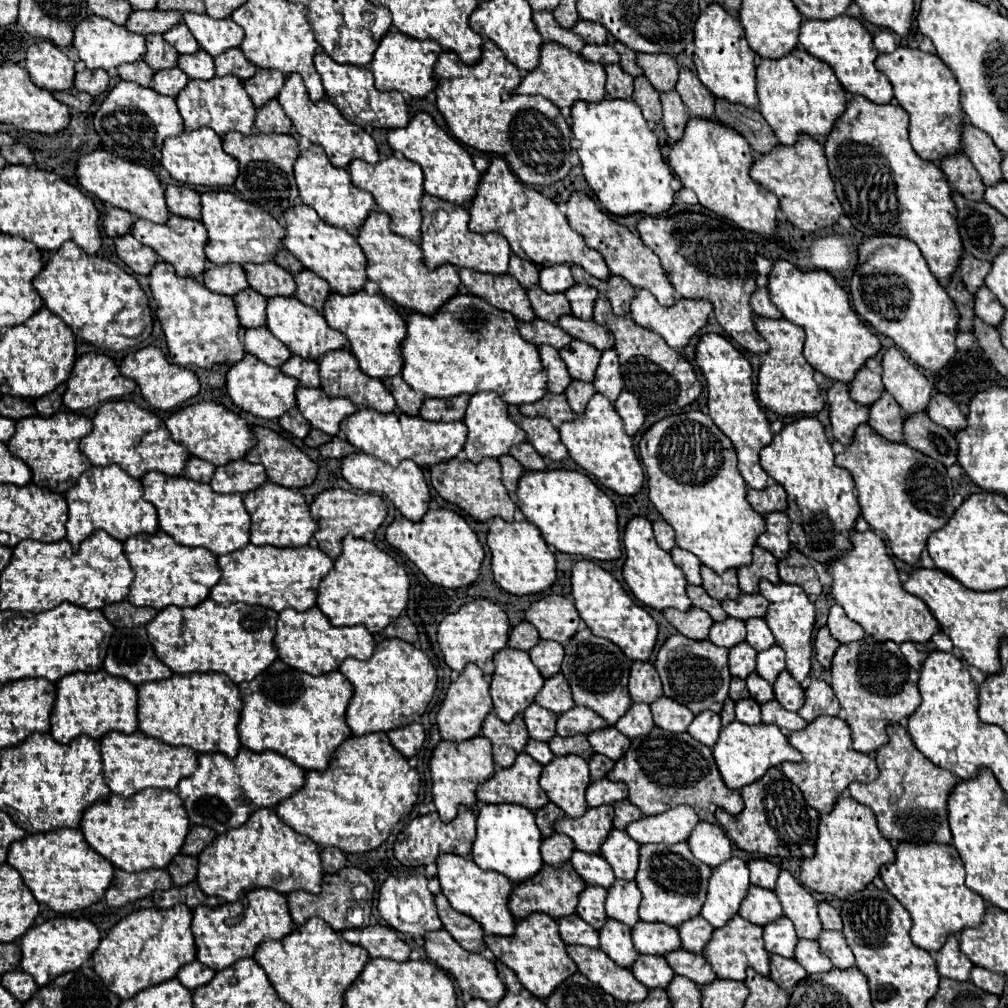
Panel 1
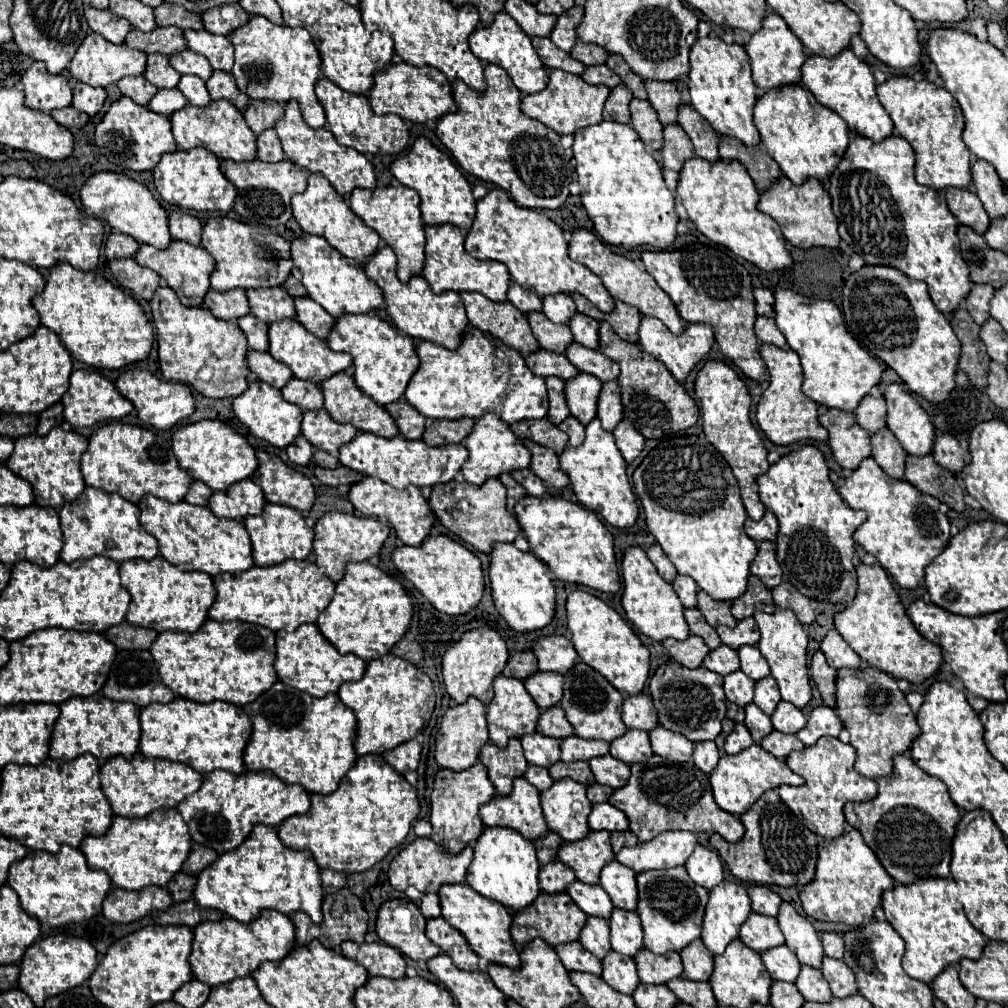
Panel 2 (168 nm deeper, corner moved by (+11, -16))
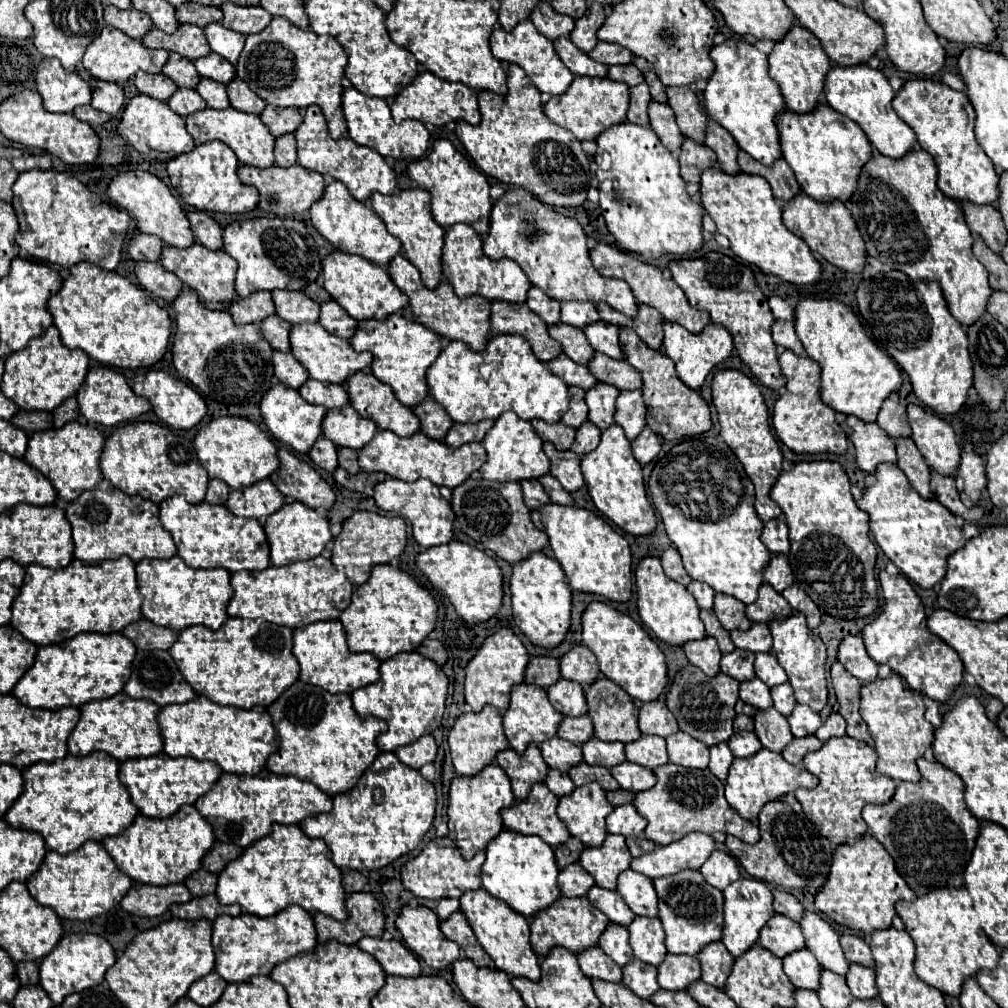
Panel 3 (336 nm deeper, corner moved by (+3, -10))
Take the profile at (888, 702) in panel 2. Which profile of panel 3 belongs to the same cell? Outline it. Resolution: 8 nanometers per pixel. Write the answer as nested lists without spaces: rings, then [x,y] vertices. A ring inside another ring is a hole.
[[[892,676],[888,680],[874,680],[862,686],[862,700],[860,700],[860,716],[868,724],[868,730],[874,738],[874,748],[878,752],[878,766],[876,770],[884,776],[904,782],[918,782],[920,770],[916,760],[924,756],[924,752],[932,746],[932,724],[924,718],[924,700],[918,694],[918,702],[914,692],[906,688],[900,676]]]

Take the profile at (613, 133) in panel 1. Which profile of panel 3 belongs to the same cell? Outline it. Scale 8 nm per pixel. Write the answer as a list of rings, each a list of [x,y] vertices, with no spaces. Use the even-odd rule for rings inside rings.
[[[624,122],[600,134],[596,144],[598,154],[594,160],[598,174],[612,186],[608,194],[600,194],[602,216],[616,242],[646,260],[656,260],[666,254],[684,258],[698,252],[704,244],[704,208],[688,196],[678,160],[662,146],[656,132]]]

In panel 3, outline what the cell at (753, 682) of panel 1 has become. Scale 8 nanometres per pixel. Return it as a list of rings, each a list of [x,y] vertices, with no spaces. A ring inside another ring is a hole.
[[[768,708],[768,710],[760,710],[754,716],[754,724],[756,724],[756,736],[760,738],[762,746],[782,754],[784,746],[788,746],[788,742],[792,742],[792,732],[788,726],[788,720],[776,712],[776,708]]]

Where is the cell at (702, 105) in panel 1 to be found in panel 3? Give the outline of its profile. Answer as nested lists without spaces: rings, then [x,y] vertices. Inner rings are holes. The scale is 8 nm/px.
[[[708,122],[708,132],[706,132],[706,144],[716,152],[718,164],[724,172],[728,174],[740,174],[740,166],[736,162],[738,156],[738,144],[736,140],[716,122]]]

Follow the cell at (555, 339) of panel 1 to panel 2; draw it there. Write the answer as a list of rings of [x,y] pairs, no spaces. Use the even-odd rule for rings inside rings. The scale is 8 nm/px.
[[[544,348],[524,356],[526,366],[536,372],[538,376],[546,378],[546,376],[558,376],[562,380],[568,380],[572,376],[578,374],[578,370],[568,362],[568,358],[564,354],[556,354],[556,352],[548,352]]]

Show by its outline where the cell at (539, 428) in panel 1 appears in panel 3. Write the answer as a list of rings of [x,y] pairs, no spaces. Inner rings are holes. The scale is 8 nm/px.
[[[544,444],[544,452],[552,462],[550,474],[558,478],[558,482],[568,490],[568,492],[576,492],[584,486],[584,476],[580,470],[580,456],[572,450],[560,452],[556,448],[552,448],[552,444]]]

